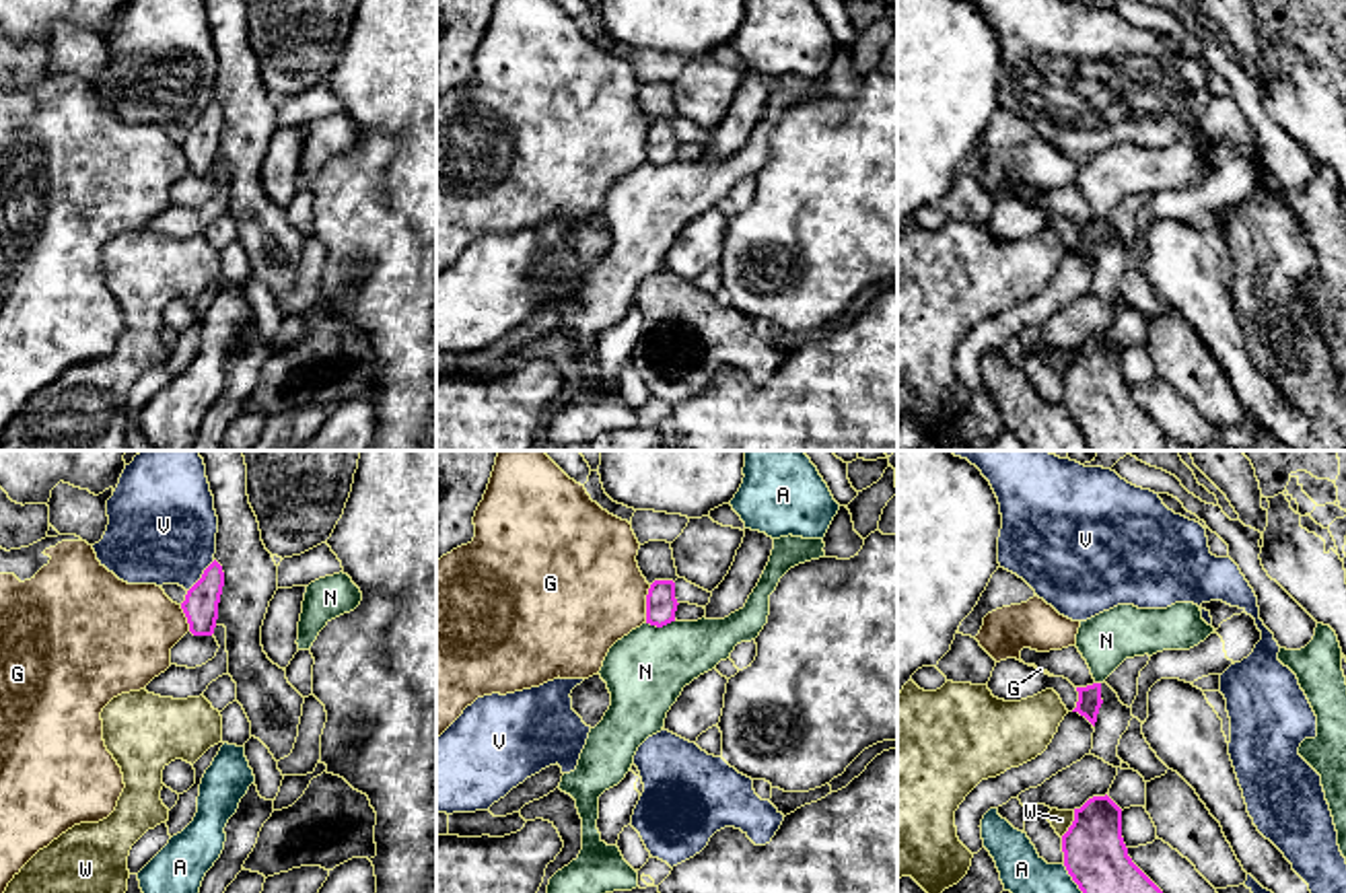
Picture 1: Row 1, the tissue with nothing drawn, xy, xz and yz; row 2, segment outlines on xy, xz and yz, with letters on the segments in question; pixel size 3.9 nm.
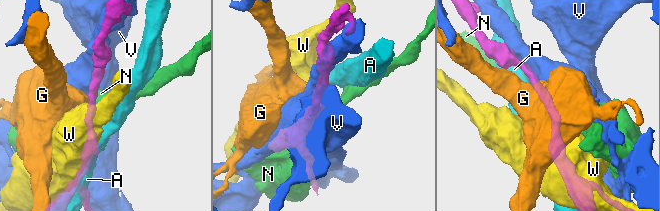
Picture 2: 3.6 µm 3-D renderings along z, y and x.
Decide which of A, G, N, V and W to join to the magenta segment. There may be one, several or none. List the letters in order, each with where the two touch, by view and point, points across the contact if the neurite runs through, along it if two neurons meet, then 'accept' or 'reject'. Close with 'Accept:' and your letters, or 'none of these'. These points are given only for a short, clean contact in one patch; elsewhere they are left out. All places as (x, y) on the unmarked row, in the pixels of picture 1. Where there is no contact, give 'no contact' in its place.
A: yz (1079, 426) | reject
G: xz (647, 143) | along xz (651, 124), (645, 161) | reject
N: xz (661, 165) | along xz (676, 159), (663, 165), (647, 163) | reject
V: xy (202, 116) | reject
W: yz (1073, 363) | reject
Accept: none of these

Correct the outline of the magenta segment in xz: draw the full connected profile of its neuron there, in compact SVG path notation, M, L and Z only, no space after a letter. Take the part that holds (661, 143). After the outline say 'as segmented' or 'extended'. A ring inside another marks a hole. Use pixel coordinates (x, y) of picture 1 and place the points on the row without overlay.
M654 119L646 134L646 163L663 167L675 160L677 144L675 121Z | as segmented

